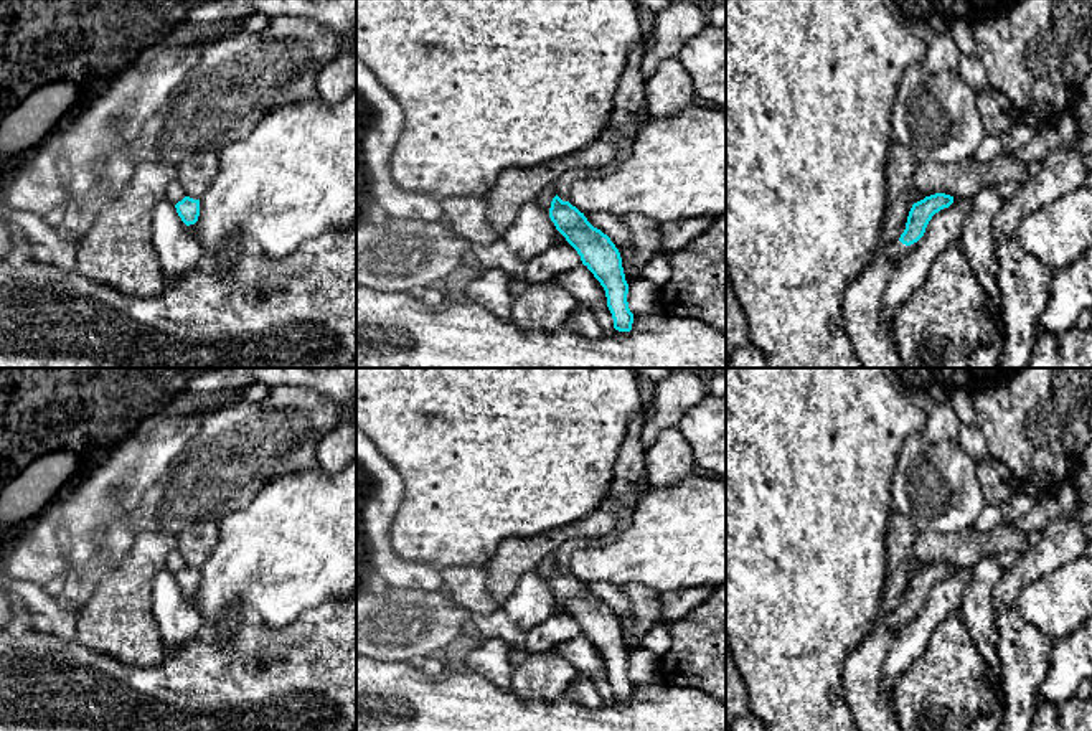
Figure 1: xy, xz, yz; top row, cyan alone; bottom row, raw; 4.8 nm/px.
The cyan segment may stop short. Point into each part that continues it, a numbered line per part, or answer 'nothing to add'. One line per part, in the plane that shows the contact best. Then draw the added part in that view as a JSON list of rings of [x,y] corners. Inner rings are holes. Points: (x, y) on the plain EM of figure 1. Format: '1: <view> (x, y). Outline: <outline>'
1: yz (894, 619). Outline: [[[899,609],[894,612],[879,612],[878,620],[884,622],[887,627],[897,629],[914,619],[915,612],[911,615],[902,614]]]

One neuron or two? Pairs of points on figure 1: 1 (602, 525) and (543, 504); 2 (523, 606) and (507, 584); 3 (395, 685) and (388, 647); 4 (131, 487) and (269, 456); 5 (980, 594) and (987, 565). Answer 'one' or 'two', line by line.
1: two
2: two
3: two
4: two
5: one

